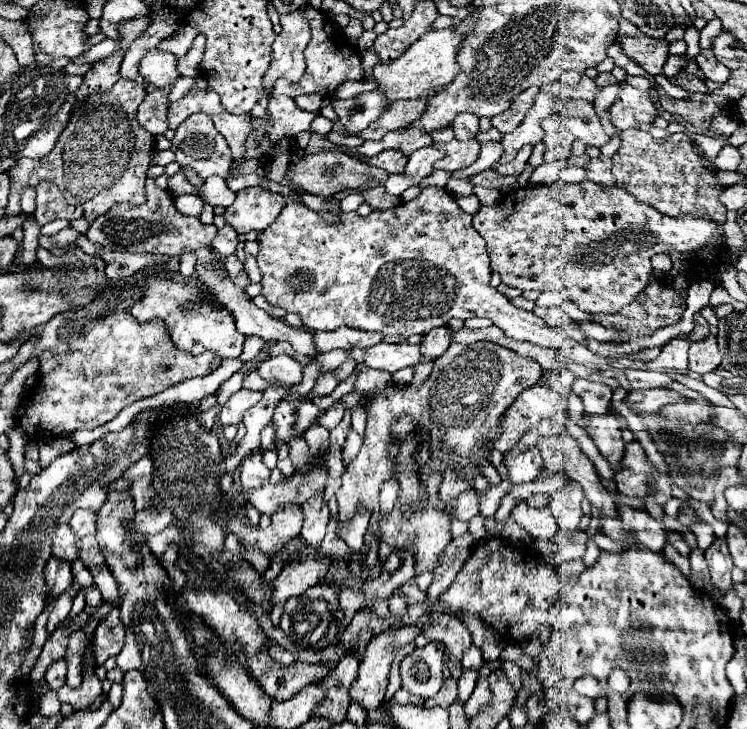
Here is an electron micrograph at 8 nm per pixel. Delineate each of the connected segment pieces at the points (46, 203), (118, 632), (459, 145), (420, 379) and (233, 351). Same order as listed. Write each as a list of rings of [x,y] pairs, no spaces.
[[[48,181],[38,183],[36,187],[36,211],[34,211],[34,219],[40,225],[46,225],[54,219],[66,219],[66,221],[74,221],[82,217],[82,209],[72,207],[66,203],[66,199],[62,197],[62,191]]]
[[[114,607],[108,617],[98,625],[94,639],[96,665],[103,666],[107,659],[120,653],[125,644],[125,627],[120,623],[120,609]]]
[[[452,139],[450,143],[432,143],[432,145],[444,151],[444,157],[438,163],[434,163],[434,169],[442,169],[442,171],[456,171],[468,167],[478,159],[480,153],[480,143],[476,139],[464,143]]]
[[[422,363],[422,365],[414,367],[414,379],[410,381],[410,387],[420,387],[428,379],[430,371],[432,371],[432,363]]]
[[[160,275],[148,277],[144,295],[132,307],[132,315],[140,323],[152,321],[152,319],[162,319],[162,323],[166,325],[166,329],[170,333],[172,343],[180,351],[186,351],[190,355],[202,355],[204,351],[214,351],[218,357],[224,359],[224,357],[238,357],[242,353],[244,335],[240,335],[236,331],[234,317],[228,311],[206,303],[202,293],[198,291],[198,287],[194,287],[192,283],[184,283],[184,281],[178,283],[172,279],[164,279]]]

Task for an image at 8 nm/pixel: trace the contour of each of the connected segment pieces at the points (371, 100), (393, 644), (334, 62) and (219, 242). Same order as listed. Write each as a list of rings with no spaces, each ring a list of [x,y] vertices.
[[[378,89],[362,93],[348,101],[334,99],[330,105],[350,135],[364,131],[372,121],[378,119],[378,115],[382,115],[388,109],[388,103],[384,103],[384,97]]]
[[[406,625],[402,629],[390,629],[386,633],[380,633],[368,643],[364,657],[360,659],[358,677],[354,681],[354,687],[350,687],[352,701],[356,701],[362,709],[368,709],[368,711],[378,709],[384,703],[384,695],[386,695],[386,687],[388,687],[388,673],[390,673],[390,665],[394,659],[394,651],[406,643],[412,643],[418,633],[420,633],[420,625]]]
[[[306,5],[306,21],[310,25],[310,31],[312,31],[312,37],[310,37],[310,43],[304,51],[304,59],[306,59],[306,71],[302,75],[300,81],[292,83],[292,81],[286,81],[286,79],[278,79],[276,85],[274,85],[274,91],[272,95],[288,95],[288,97],[298,97],[298,95],[306,95],[306,93],[318,93],[322,97],[330,97],[334,95],[334,91],[348,79],[352,81],[360,81],[362,75],[364,75],[364,69],[362,69],[361,55],[354,53],[348,39],[344,37],[344,33],[340,33],[332,19],[326,17],[322,11]]]
[[[224,225],[222,229],[218,229],[216,237],[212,239],[212,247],[224,257],[234,255],[238,247],[238,233],[230,225]]]

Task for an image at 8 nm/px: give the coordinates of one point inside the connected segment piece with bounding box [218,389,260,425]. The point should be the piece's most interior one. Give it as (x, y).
(232, 411)

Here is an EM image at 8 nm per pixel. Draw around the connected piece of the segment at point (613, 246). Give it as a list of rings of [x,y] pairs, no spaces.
[[[556,181],[552,185],[516,189],[504,195],[502,201],[494,207],[482,205],[474,215],[474,229],[484,237],[492,259],[492,271],[500,273],[502,283],[522,291],[536,289],[540,295],[550,291],[558,293],[564,303],[550,307],[560,307],[567,313],[571,311],[571,303],[575,303],[581,311],[591,316],[620,313],[624,305],[632,303],[632,299],[652,281],[650,259],[656,253],[698,251],[708,245],[726,243],[724,229],[718,223],[712,223],[712,219],[706,215],[666,217],[654,207],[640,203],[620,187],[598,187],[590,181]]]

